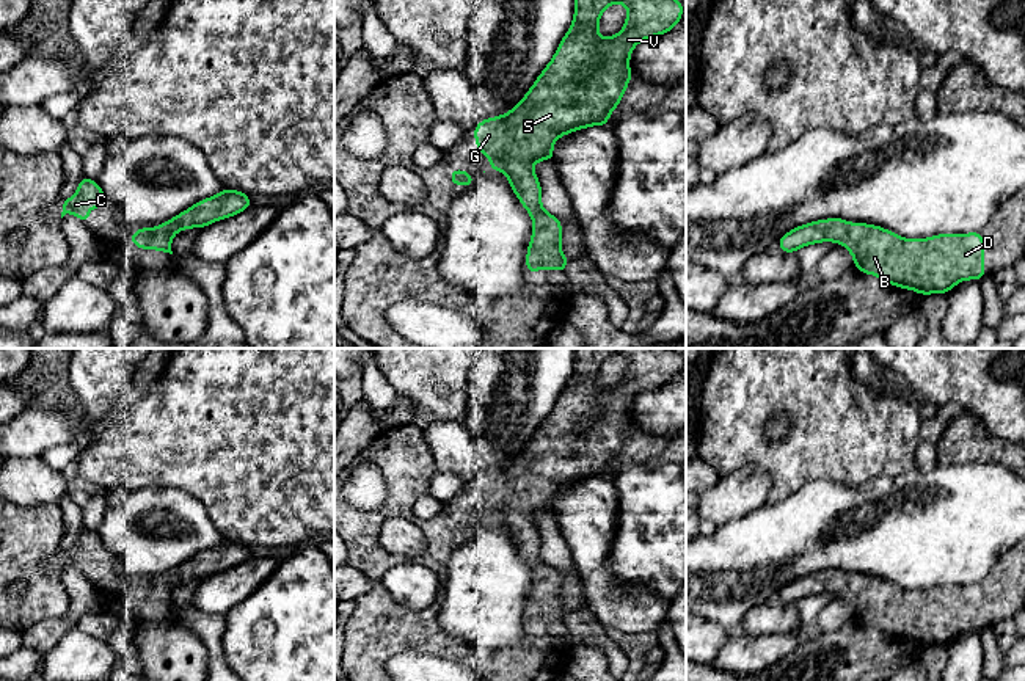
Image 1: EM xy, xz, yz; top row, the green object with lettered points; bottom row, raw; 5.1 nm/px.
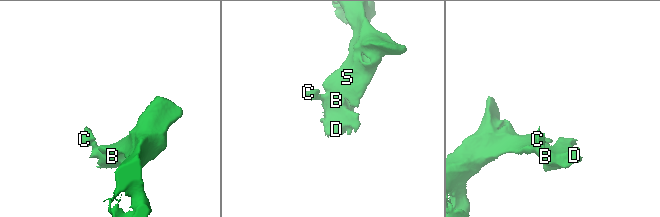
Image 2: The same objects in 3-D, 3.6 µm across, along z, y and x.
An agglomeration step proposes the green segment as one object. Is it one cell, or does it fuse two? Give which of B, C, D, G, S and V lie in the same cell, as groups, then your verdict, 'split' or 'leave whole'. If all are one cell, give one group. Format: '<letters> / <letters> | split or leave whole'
B C D G S V | leave whole

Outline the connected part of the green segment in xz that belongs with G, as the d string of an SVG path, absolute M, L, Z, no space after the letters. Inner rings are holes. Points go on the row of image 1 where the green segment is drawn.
M575 0L575 16L567 35L521 102L502 116L479 121L472 130L477 151L491 160L488 169L507 174L513 193L532 217L534 229L526 254L527 275L537 270L565 271L570 262L560 246L562 223L543 209L542 185L532 165L542 160L554 162L553 146L559 137L578 129L607 126L611 113L634 77L629 71L633 49L644 39L673 30L681 22L683 11L684 5L678 0ZM612 3L626 6L626 20L620 33L601 39L598 22Z

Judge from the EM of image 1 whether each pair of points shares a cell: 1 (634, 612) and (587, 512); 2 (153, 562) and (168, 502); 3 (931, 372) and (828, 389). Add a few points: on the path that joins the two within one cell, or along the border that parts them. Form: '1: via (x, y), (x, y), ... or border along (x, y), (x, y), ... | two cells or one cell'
1: via (609, 595), (595, 576), (589, 538) | one cell
2: via (142, 542), (127, 523), (138, 510), (148, 509) | one cell
3: border along (909, 394), (917, 400) | two cells

